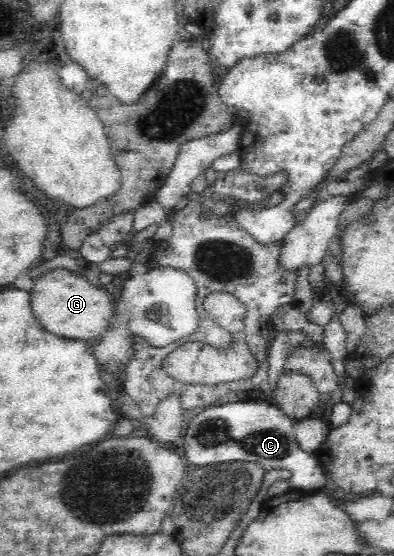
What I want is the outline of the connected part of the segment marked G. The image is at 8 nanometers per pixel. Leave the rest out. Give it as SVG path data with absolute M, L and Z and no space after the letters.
M56 268L33 280L29 293L32 316L42 324L44 330L58 338L66 340L92 340L104 334L109 320L114 318L112 302L101 287L88 284L85 277L75 275L73 271Z

